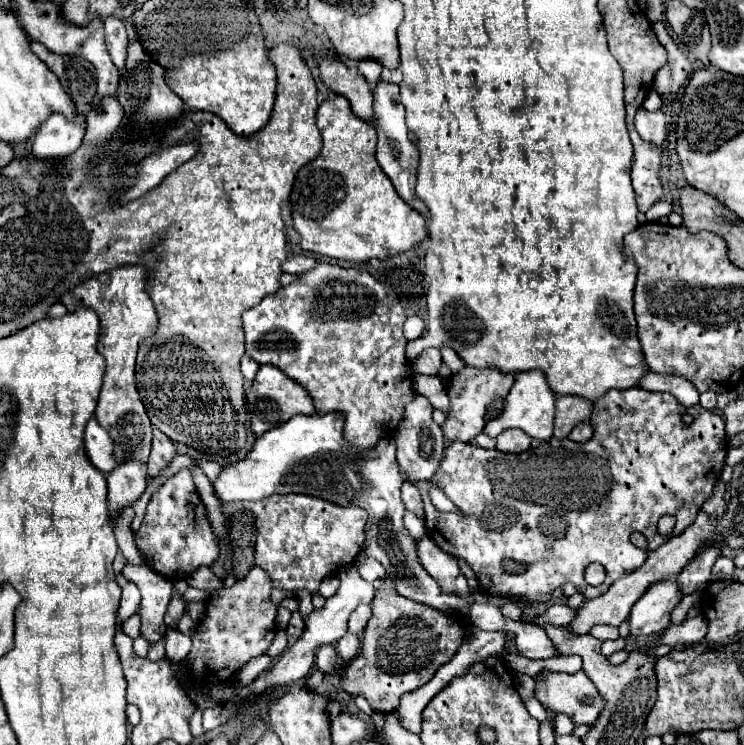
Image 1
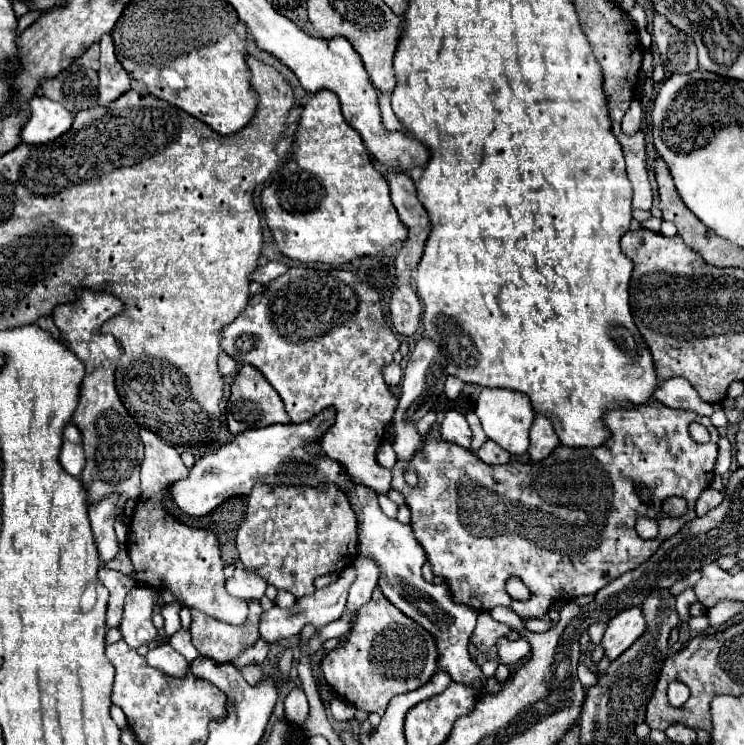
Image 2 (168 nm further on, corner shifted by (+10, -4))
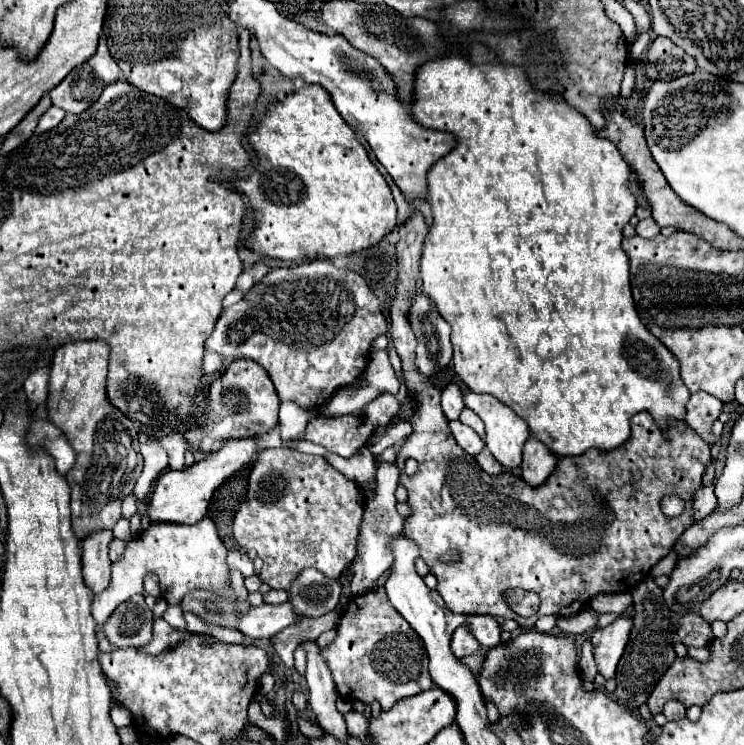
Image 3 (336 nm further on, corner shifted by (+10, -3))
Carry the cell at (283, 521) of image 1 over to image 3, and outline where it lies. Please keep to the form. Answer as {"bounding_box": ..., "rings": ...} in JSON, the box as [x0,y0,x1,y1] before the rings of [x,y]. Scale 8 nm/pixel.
{"bounding_box":[232,447,366,591],"rings":[[[288,447],[266,449],[264,453],[260,453],[258,461],[250,471],[248,493],[242,505],[238,505],[236,509],[232,535],[240,547],[256,551],[256,555],[264,561],[260,579],[272,589],[288,591],[290,585],[296,581],[298,573],[306,567],[314,567],[330,579],[338,579],[356,555],[356,539],[366,503],[364,499],[366,497],[362,489],[358,485],[354,487],[354,483],[332,465],[328,465],[324,457],[298,453]]]}

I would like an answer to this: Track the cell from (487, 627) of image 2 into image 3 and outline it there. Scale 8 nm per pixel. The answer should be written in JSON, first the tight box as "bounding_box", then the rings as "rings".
{"bounding_box":[452,625,480,659],"rings":[[[462,625],[462,627],[458,627],[454,631],[454,635],[452,635],[452,651],[454,651],[454,655],[458,659],[462,659],[466,655],[474,655],[478,649],[480,649],[480,643],[478,643],[478,639],[474,639],[470,627]]]}

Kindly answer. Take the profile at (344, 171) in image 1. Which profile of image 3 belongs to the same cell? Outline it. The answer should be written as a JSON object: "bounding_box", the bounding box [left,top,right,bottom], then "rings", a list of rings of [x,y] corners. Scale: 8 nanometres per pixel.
{"bounding_box":[236,85,398,261],"rings":[[[304,85],[300,91],[286,95],[272,105],[258,129],[250,135],[250,143],[258,151],[260,163],[254,173],[238,181],[236,187],[250,199],[256,213],[256,229],[246,243],[258,255],[300,261],[306,257],[338,257],[374,247],[386,233],[396,229],[398,213],[392,191],[370,161],[356,133],[340,117],[328,91],[318,85]]]}

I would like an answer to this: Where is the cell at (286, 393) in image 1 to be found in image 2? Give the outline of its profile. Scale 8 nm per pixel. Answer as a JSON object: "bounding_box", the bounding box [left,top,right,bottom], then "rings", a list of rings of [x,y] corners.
{"bounding_box":[226,364,290,434],"rings":[[[244,364],[238,370],[238,374],[230,386],[230,398],[226,404],[226,420],[228,420],[230,434],[240,434],[248,428],[264,428],[264,426],[272,426],[272,424],[290,422],[280,396],[274,392],[274,388],[268,384],[268,380],[250,364]]]}

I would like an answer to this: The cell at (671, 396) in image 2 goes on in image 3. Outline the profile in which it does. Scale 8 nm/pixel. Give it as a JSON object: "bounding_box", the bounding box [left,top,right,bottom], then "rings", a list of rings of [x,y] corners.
{"bounding_box":[686,391,724,445],"rings":[[[696,391],[690,395],[688,403],[686,403],[686,423],[702,437],[706,439],[710,445],[714,443],[712,437],[712,423],[718,419],[718,415],[722,413],[724,403],[716,397],[712,397],[706,391]]]}

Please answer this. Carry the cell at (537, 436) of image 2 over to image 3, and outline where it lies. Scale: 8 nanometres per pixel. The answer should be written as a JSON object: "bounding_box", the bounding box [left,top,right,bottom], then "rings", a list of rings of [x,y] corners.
{"bounding_box":[522,437,556,485],"rings":[[[528,437],[524,445],[524,459],[522,459],[522,477],[530,485],[542,485],[556,465],[556,455],[546,449],[536,437]]]}

